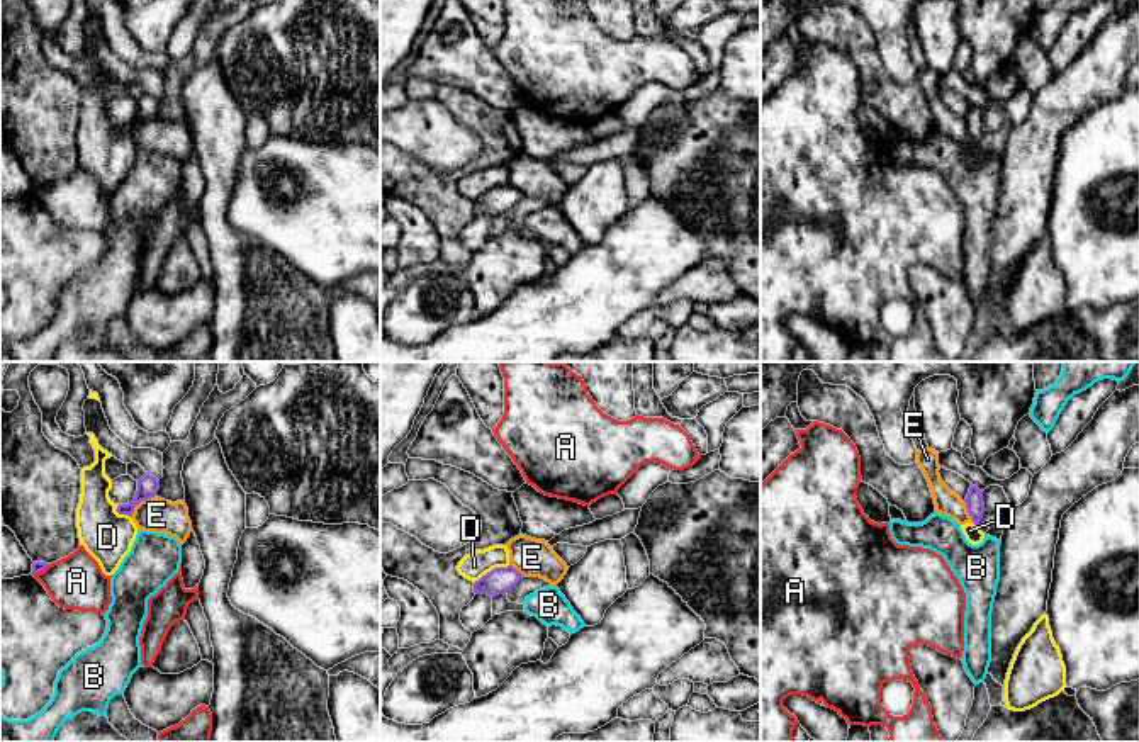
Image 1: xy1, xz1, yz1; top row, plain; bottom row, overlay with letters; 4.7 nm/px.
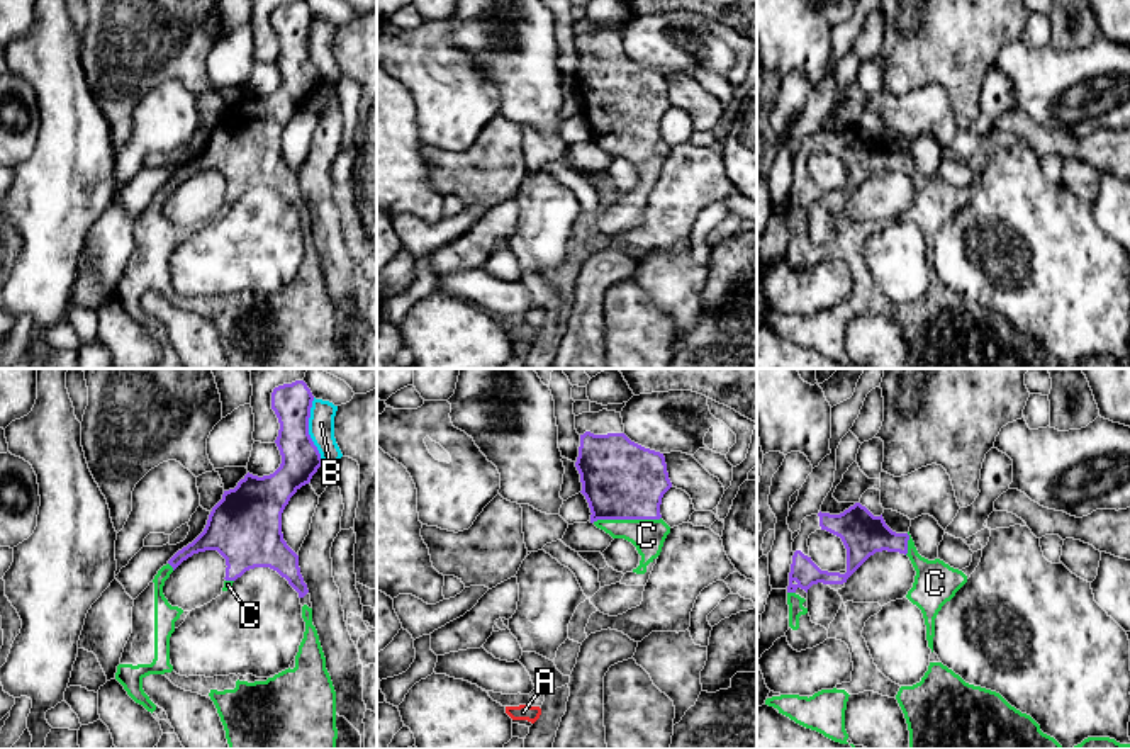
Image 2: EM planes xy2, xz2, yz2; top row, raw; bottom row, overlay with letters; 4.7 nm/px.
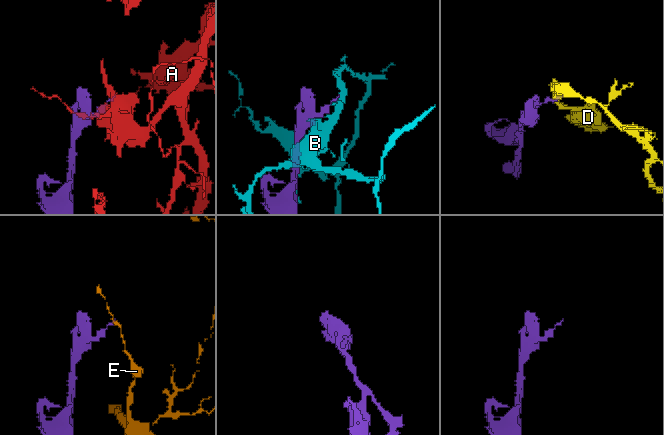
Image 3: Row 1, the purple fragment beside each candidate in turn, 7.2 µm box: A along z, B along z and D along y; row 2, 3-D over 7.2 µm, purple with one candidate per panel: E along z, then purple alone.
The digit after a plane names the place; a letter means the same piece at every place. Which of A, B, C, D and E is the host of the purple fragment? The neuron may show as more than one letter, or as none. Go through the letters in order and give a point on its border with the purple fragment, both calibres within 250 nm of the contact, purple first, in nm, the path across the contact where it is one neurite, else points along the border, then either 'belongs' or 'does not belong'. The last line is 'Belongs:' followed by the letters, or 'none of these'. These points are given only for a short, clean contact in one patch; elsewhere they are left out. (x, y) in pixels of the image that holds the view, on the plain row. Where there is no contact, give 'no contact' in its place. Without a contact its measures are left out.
A: contact xy1 (41, 189); calibres 50 and 260 nm; border xy1 (50, 184), (33, 192); does not belong
B: contact xy2 (307, 51); calibres 190 and 130 nm; does not belong
C: contact xz2 (626, 138); calibres 380 and 160 nm; belongs
D: contact xz1 (493, 189); calibres 120 and 120 nm; does not belong
E: contact xy1 (140, 121); calibres 100 and 160 nm; border xy1 (155, 114), (143, 119), (131, 136); does not belong
Belongs: C

